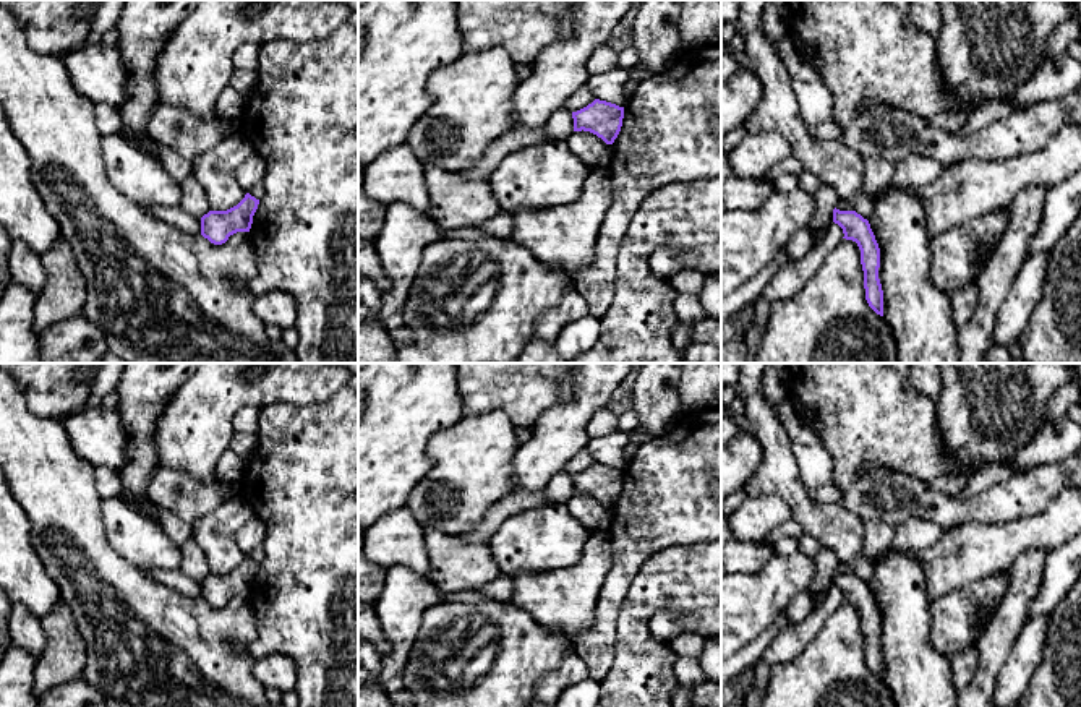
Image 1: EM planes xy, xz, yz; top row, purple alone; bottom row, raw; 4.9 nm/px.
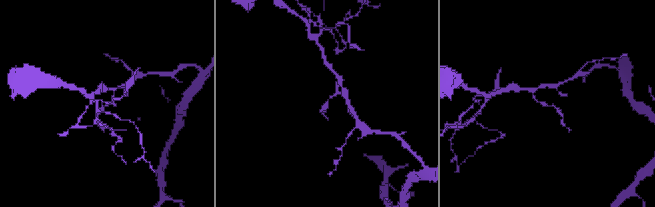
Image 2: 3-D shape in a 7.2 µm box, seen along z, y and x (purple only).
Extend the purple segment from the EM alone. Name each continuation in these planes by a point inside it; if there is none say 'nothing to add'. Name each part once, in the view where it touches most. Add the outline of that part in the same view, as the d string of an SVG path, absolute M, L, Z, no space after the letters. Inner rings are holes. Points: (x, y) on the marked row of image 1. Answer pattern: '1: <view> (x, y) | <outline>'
nothing to add

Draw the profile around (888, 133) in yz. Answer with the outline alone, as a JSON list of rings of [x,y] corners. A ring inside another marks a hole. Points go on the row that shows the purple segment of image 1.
[[[1081,84],[1065,97],[1021,109],[966,136],[934,128],[917,114],[878,105],[859,112],[841,139],[864,159],[899,162],[917,154],[946,167],[971,157],[1008,159],[1034,152],[1073,123],[1081,123]]]

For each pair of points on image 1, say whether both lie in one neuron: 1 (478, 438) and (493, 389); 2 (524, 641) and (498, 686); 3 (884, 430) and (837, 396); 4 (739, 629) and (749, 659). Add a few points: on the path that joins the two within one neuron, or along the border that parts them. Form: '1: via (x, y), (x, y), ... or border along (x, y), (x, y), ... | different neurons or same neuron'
1: border along (465, 415), (501, 411), (516, 427) | different neurons
2: via (524, 652), (522, 662), (509, 675) | same neuron
3: via (872, 419), (863, 409), (848, 406) | same neuron
4: border along (773, 620), (738, 652) | different neurons

